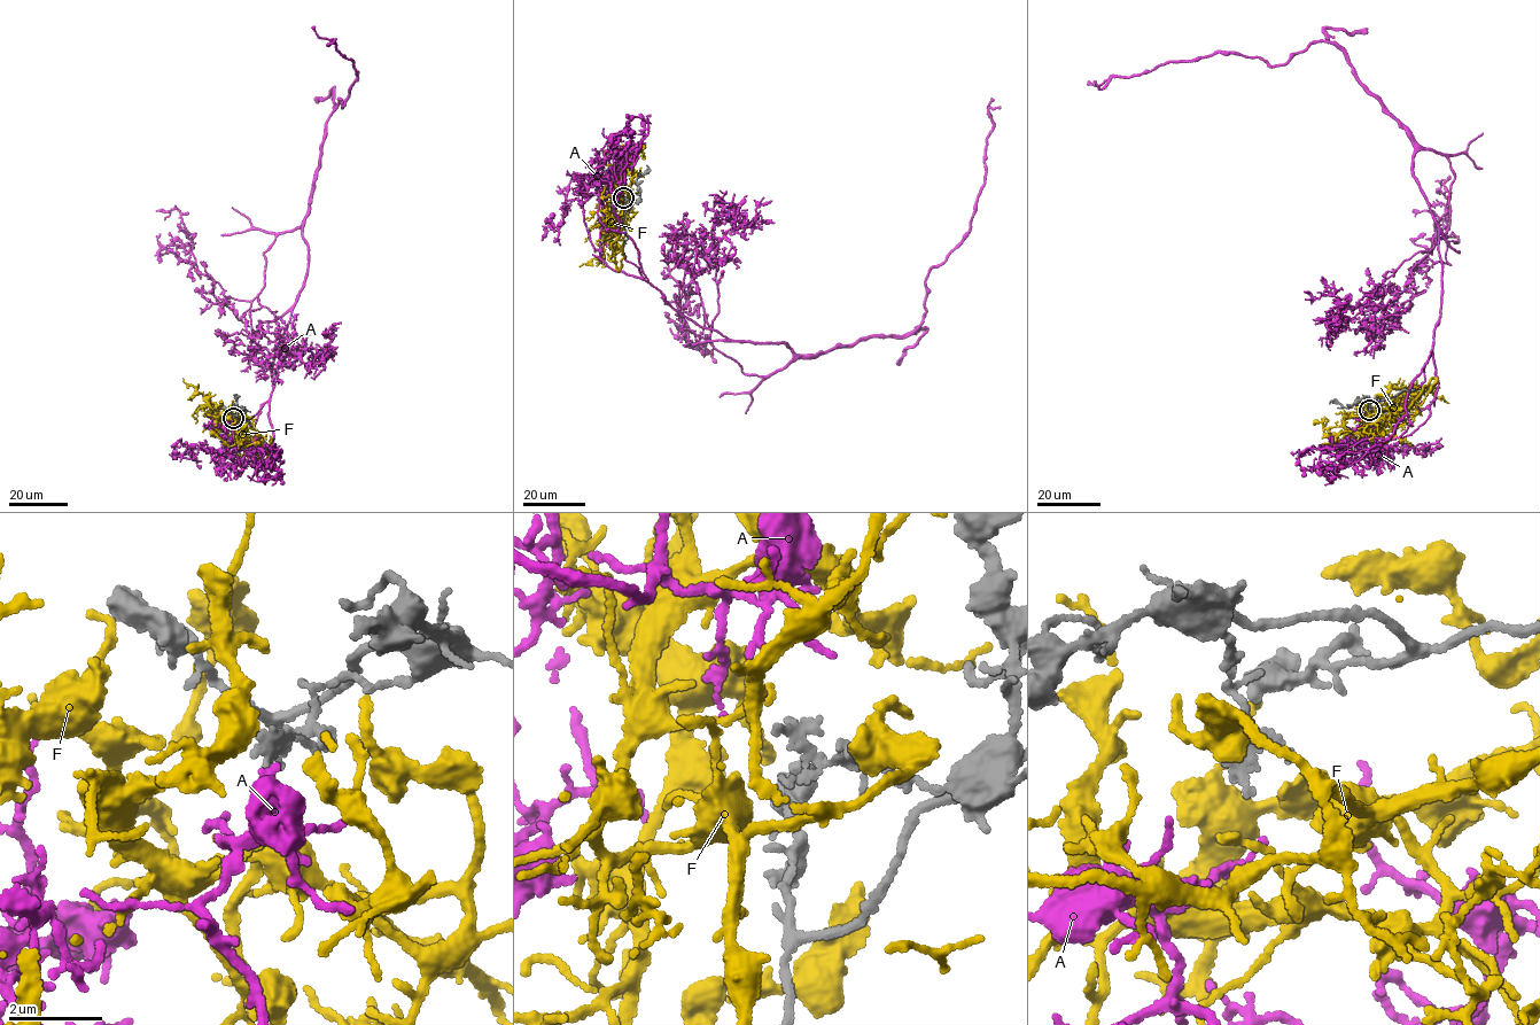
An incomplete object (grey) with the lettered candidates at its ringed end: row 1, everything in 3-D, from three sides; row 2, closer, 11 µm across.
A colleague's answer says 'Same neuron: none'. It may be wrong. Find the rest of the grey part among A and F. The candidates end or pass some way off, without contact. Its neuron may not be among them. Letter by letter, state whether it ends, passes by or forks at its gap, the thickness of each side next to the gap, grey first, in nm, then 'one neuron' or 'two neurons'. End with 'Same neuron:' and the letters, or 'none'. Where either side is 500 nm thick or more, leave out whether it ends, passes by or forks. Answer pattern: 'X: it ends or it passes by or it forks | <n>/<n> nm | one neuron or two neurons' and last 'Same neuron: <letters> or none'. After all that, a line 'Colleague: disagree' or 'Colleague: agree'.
A: it ends | 160/90 nm | one neuron
F: it ends | 160/200 nm | two neurons
Same neuron: A
Colleague: disagree

